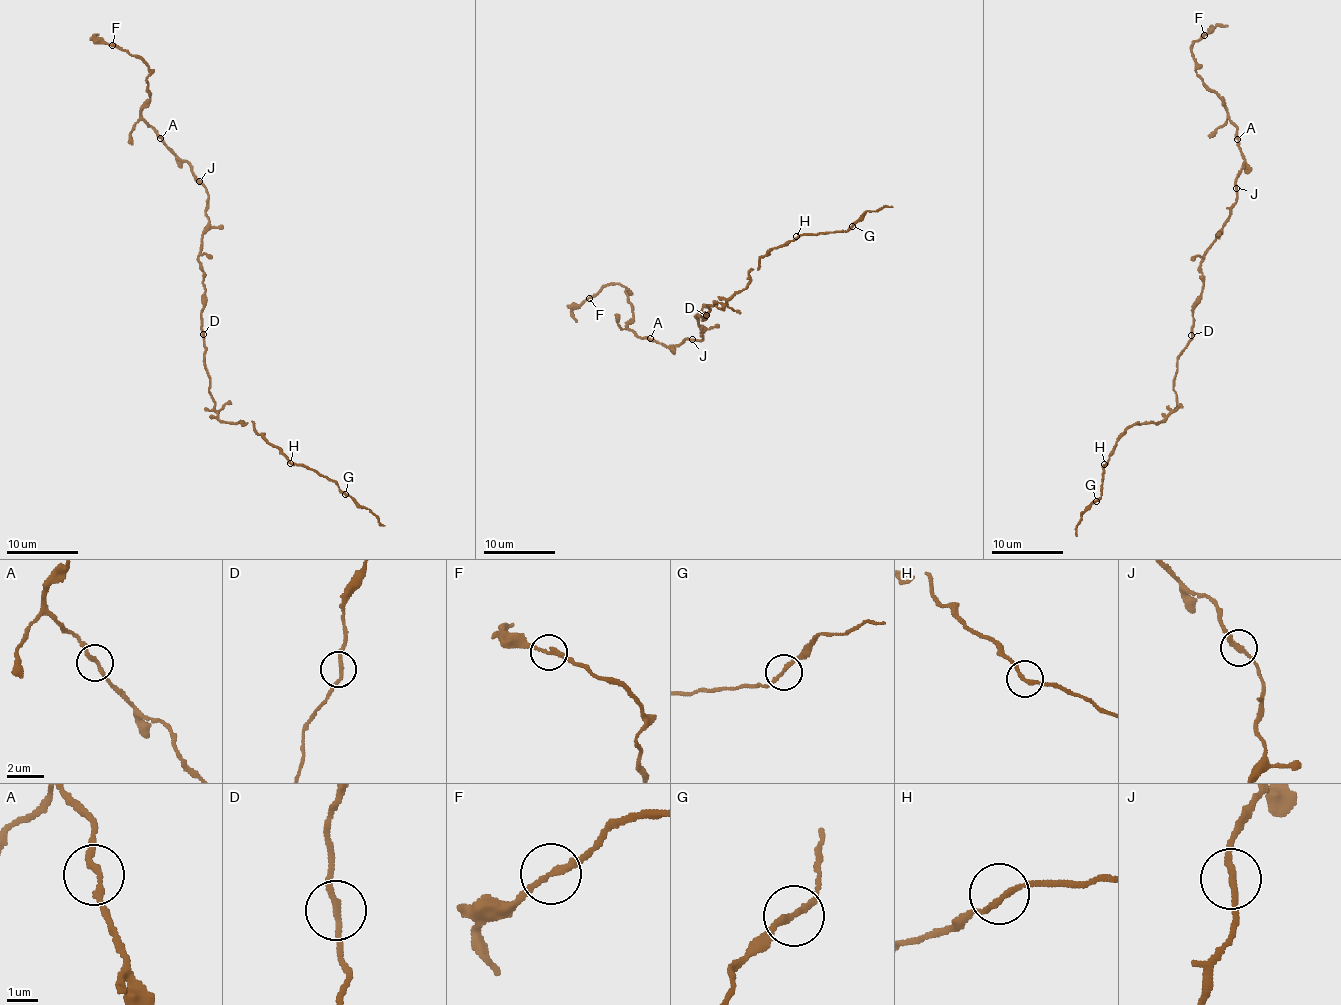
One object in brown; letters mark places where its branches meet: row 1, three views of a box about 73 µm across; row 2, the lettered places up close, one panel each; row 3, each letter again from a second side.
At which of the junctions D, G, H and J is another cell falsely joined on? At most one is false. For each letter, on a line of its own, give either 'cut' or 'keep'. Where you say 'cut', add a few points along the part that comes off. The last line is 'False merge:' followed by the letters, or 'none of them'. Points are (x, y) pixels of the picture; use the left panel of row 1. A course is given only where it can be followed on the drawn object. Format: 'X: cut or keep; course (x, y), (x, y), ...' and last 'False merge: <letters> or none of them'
D: keep
G: keep
H: keep
J: keep
False merge: none of them

